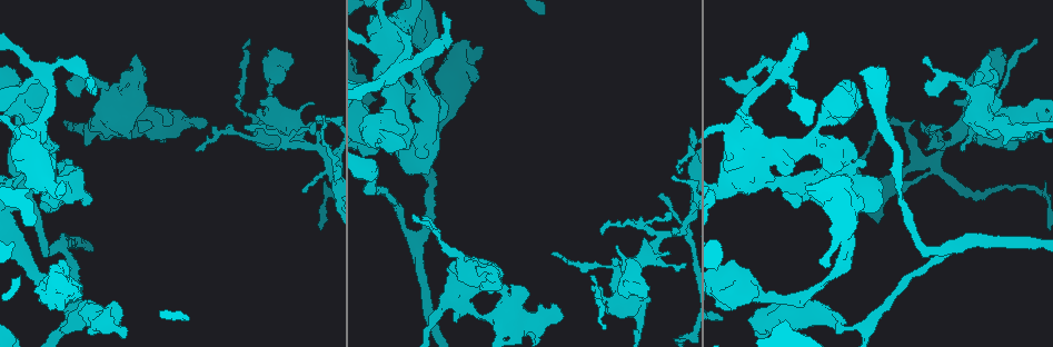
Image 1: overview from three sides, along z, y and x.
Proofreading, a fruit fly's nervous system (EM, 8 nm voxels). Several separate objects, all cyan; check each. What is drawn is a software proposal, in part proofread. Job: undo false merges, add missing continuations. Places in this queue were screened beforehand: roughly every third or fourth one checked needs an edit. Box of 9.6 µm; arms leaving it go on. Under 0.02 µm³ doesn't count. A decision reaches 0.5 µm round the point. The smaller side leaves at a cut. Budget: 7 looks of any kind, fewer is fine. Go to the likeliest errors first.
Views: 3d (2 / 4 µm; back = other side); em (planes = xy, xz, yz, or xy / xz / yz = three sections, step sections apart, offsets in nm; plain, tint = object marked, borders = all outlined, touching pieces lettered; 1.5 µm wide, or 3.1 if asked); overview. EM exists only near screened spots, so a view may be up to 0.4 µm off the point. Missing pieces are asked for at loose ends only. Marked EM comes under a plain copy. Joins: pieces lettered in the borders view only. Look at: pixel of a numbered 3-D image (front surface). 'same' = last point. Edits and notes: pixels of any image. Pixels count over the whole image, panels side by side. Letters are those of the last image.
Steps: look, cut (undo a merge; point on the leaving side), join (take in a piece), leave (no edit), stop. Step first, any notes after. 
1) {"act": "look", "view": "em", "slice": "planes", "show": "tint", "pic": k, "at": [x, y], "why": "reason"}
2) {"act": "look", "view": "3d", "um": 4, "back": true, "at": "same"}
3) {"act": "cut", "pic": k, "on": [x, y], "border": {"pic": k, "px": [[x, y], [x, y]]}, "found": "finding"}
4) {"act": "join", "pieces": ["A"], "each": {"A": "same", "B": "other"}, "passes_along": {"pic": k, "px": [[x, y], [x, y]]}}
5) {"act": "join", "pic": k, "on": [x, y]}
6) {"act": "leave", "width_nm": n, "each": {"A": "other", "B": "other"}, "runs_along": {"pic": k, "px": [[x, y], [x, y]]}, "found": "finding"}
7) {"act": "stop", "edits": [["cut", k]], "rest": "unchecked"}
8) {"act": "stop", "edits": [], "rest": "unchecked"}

{"act": "look", "view": "em", "slice": "planes", "show": "borders", "pic": 1, "at": [467, 304], "why": "abrupt turn"}

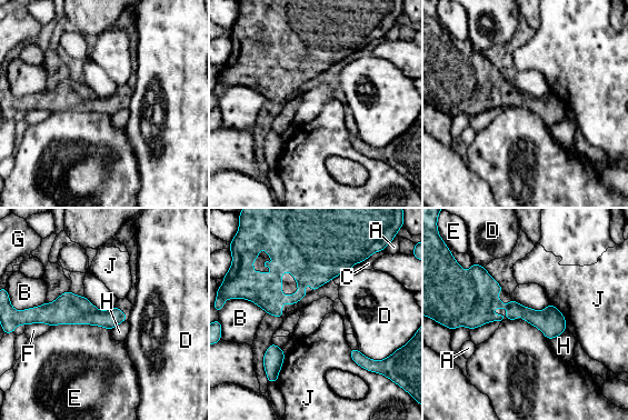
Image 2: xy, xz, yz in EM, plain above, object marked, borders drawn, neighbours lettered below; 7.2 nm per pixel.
{"act": "leave", "each": {"A": "other", "B": "other", "C": "other", "D": "other", "E": "other", "F": "other", "G": "other", "H": "other", "J": "other"}, "border": {"pic": 2, "px": [[51, 326], [98, 324], [110, 330]]}, "found": "all the same neuron"}

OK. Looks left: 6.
{"act": "look", "view": "em", "slice": "xz", "step": 8, "show": "borders", "pic": 1, "at": [206, 120], "why": "an open end"}

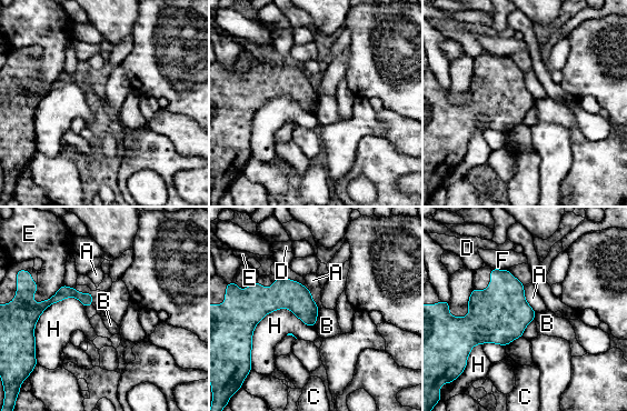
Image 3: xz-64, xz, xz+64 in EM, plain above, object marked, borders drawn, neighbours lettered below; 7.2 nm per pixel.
{"act": "look", "view": "em", "slice": "yz", "step": 4, "show": "borders", "at": "same", "why": "another direction"}

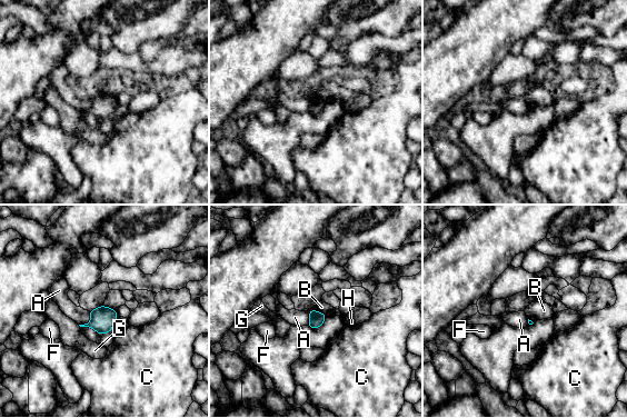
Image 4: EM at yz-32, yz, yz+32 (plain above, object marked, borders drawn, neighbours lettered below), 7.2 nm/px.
{"act": "leave", "each": {"A": "other", "B": "other", "C": "other", "F": "other", "G": "other", "H": "other"}, "border": {"pic": 4, "px": [[314, 308], [327, 316]]}, "found": "no lettered piece goes on from it"}

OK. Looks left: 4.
{"act": "look", "view": "3d", "um": 4, "pic": 1, "at": [42, 92], "why": "sudden change in width"}

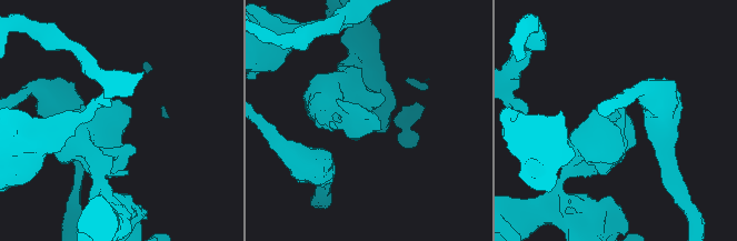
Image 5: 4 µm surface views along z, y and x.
{"act": "look", "view": "em", "slice": "planes", "show": "borders", "pic": 5, "at": [115, 122]}

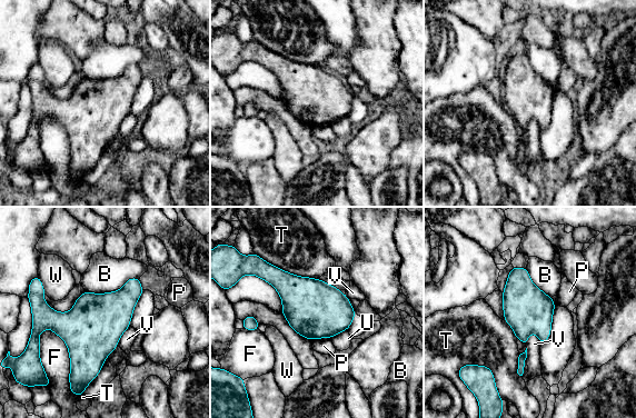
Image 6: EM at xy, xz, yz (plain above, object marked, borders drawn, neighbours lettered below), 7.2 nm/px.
{"act": "leave", "width_nm": 340, "each": {"B": "other", "F": "other", "P": "other", "T": "other", "U": "other", "V": "other", "W": "other"}, "border": {"pic": 6, "px": [[138, 278], [112, 291], [85, 291]]}, "found": "continuous, no second neuron"}

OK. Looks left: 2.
{"act": "stop", "edits": [], "rest": "unchecked"}

